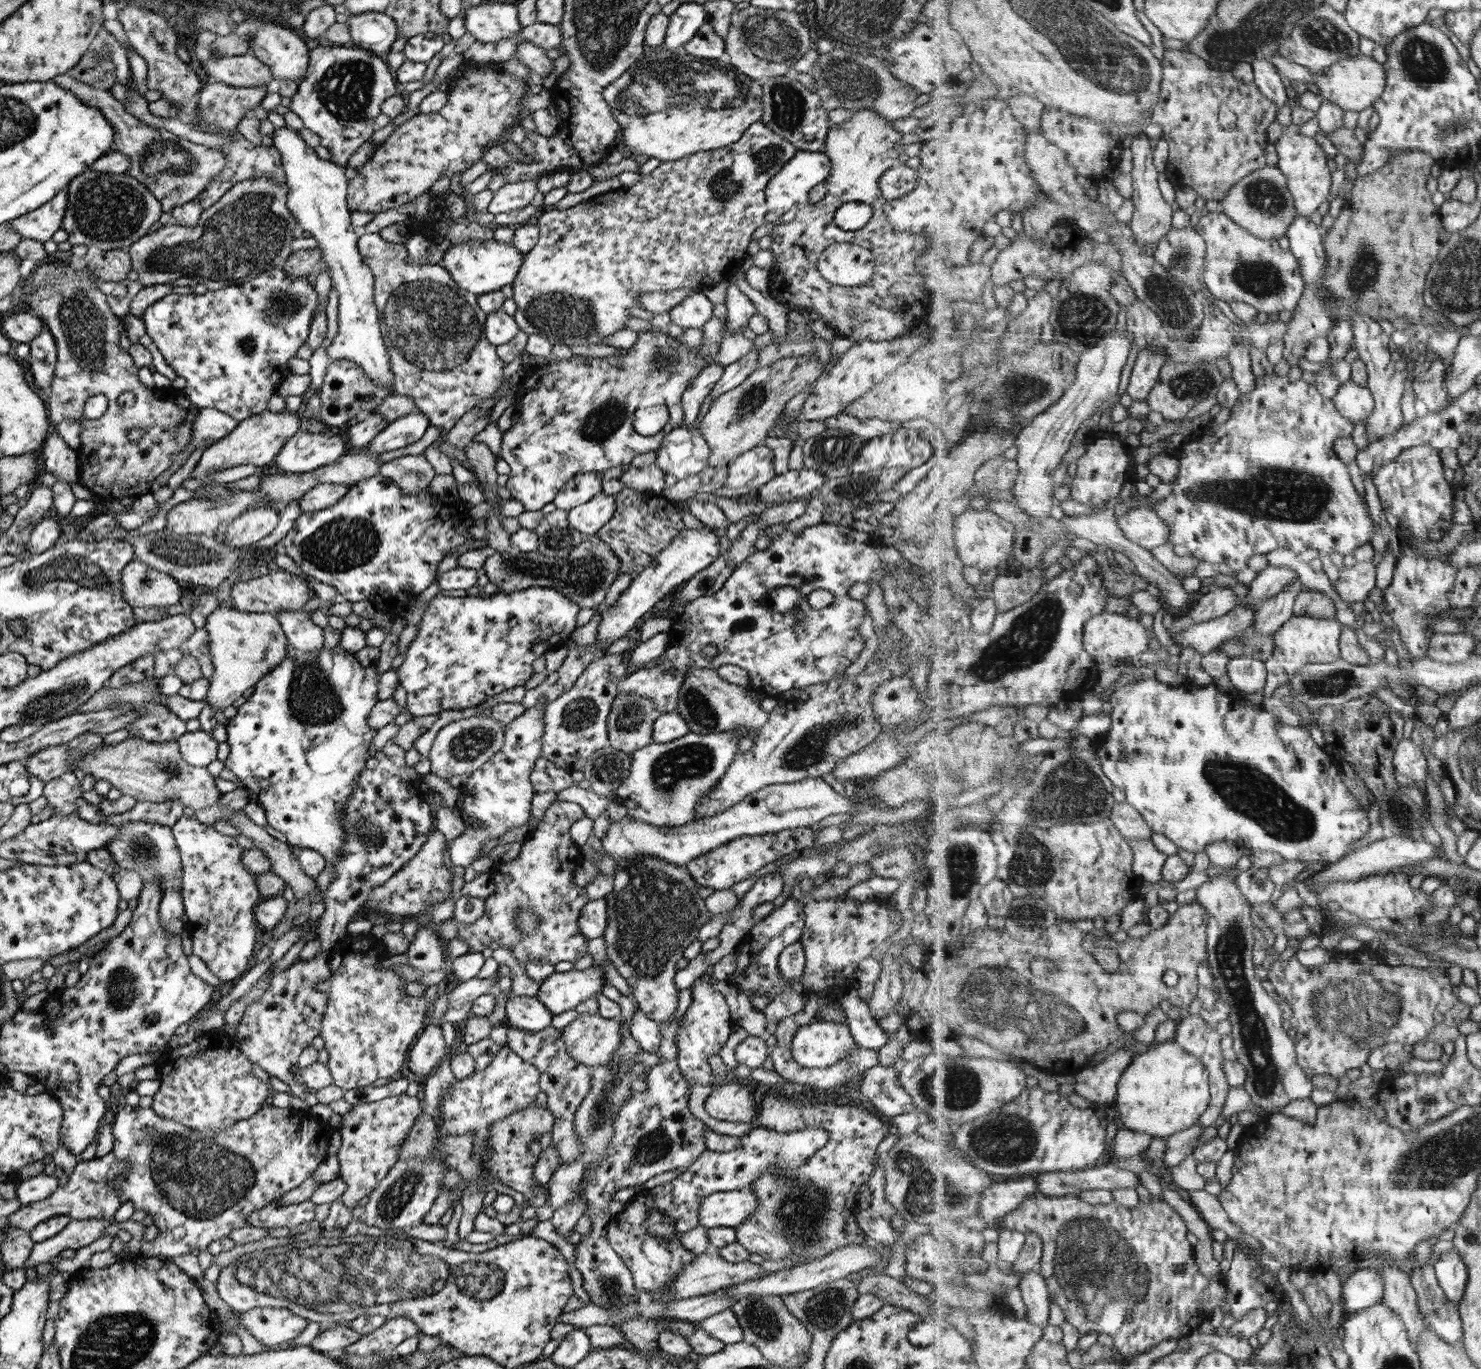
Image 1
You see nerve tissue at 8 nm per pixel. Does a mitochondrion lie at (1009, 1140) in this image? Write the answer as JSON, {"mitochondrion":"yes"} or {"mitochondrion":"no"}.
{"mitochondrion":"yes"}

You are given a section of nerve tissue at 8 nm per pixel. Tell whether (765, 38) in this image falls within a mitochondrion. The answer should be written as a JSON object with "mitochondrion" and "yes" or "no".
{"mitochondrion":"yes"}

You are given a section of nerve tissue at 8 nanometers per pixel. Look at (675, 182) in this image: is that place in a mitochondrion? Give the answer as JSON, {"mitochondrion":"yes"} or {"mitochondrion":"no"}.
{"mitochondrion":"no"}

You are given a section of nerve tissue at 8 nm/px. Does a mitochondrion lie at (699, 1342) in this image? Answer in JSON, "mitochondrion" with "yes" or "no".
{"mitochondrion":"no"}

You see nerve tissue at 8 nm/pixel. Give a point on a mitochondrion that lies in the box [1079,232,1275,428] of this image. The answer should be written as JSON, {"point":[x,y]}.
{"point":[1177,305]}

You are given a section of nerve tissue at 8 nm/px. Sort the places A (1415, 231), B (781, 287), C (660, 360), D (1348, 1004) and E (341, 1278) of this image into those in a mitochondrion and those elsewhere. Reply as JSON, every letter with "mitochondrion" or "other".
{"A":"other","B":"other","C":"mitochondrion","D":"mitochondrion","E":"mitochondrion"}

